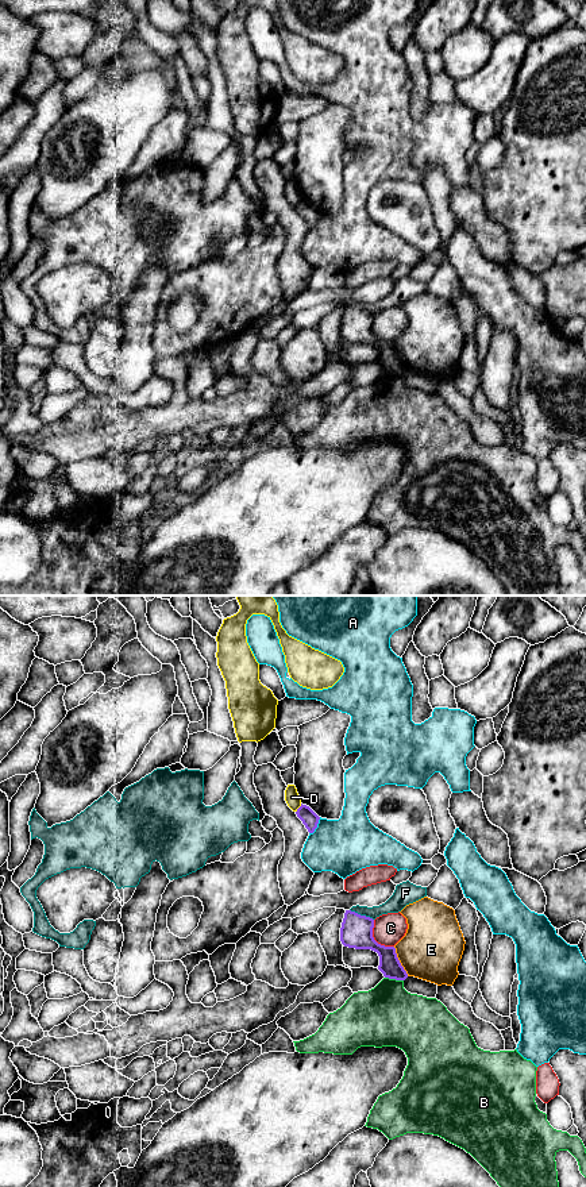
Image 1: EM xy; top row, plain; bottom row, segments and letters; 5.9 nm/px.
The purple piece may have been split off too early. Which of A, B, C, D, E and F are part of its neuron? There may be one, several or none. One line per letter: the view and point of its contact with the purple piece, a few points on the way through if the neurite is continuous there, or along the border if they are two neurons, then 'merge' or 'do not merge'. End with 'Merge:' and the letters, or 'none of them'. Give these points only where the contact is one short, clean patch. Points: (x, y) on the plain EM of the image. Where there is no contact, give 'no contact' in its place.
A: meets purple in xy at (316, 222); do not merge
B: meets purple in xy at (394, 373); do not merge
C: meets purple in xy at (373, 334); do not merge
D: meets purple in xy at (299, 203); border along xy (301, 199), (296, 207); do not merge
E: meets purple in xy at (398, 357); do not merge
F: meets purple in xy at (362, 311); do not merge
Merge: none of them

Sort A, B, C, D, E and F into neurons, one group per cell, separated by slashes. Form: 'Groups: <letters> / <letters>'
Groups: A / B / C / D / E / F

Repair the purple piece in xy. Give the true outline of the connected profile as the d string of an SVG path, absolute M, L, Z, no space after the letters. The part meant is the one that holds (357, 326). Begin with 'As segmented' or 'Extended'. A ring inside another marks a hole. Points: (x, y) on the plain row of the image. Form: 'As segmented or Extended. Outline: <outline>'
As segmented. Outline: M346 305L340 323L340 336L344 342L355 344L371 344L379 351L378 365L385 373L405 375L406 366L401 361L396 343L378 339L373 332L374 315Z

